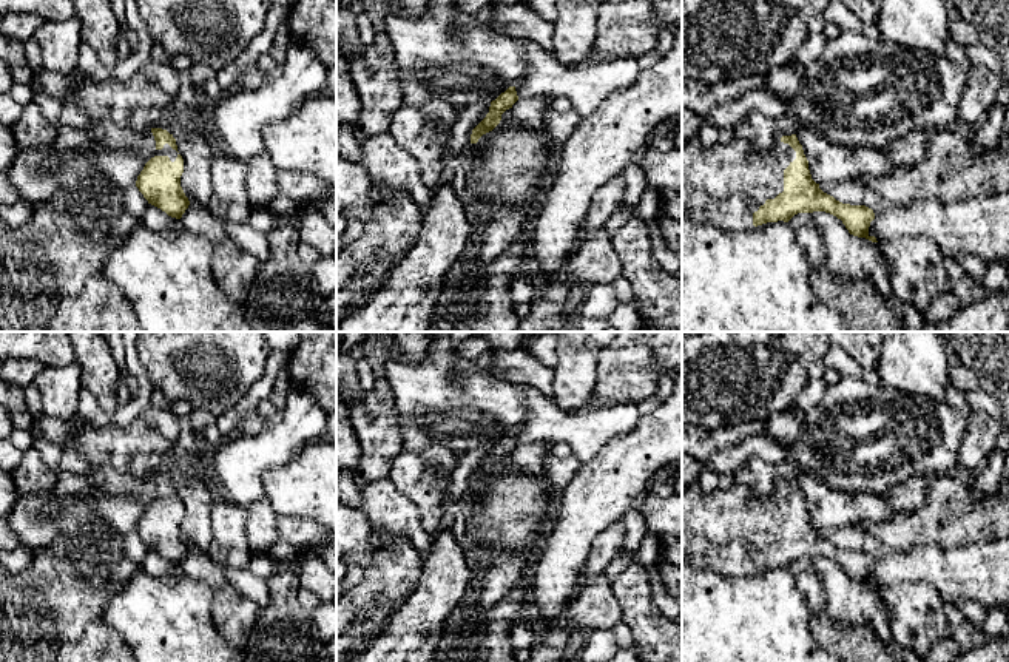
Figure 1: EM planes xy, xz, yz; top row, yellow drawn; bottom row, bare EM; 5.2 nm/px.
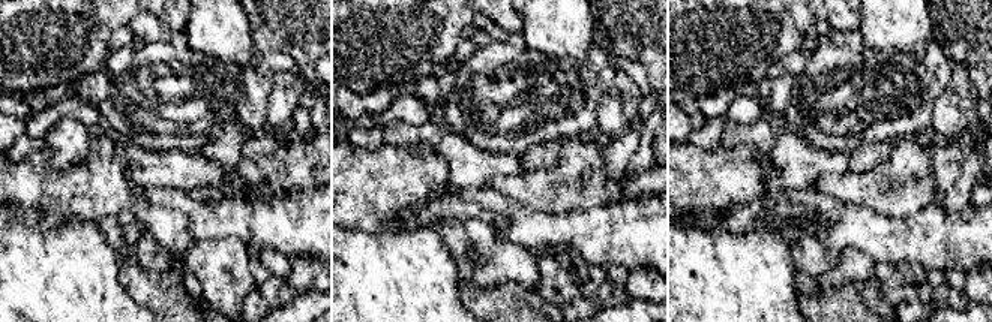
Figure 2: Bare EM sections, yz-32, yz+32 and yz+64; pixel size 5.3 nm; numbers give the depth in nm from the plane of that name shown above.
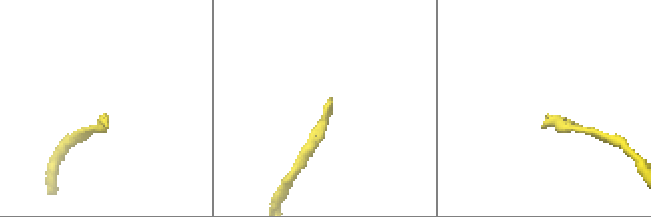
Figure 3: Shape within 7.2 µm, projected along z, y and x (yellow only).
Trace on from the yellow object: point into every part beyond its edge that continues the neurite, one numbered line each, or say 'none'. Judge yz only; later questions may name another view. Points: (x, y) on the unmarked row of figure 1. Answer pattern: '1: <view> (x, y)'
1: yz (725, 530)

